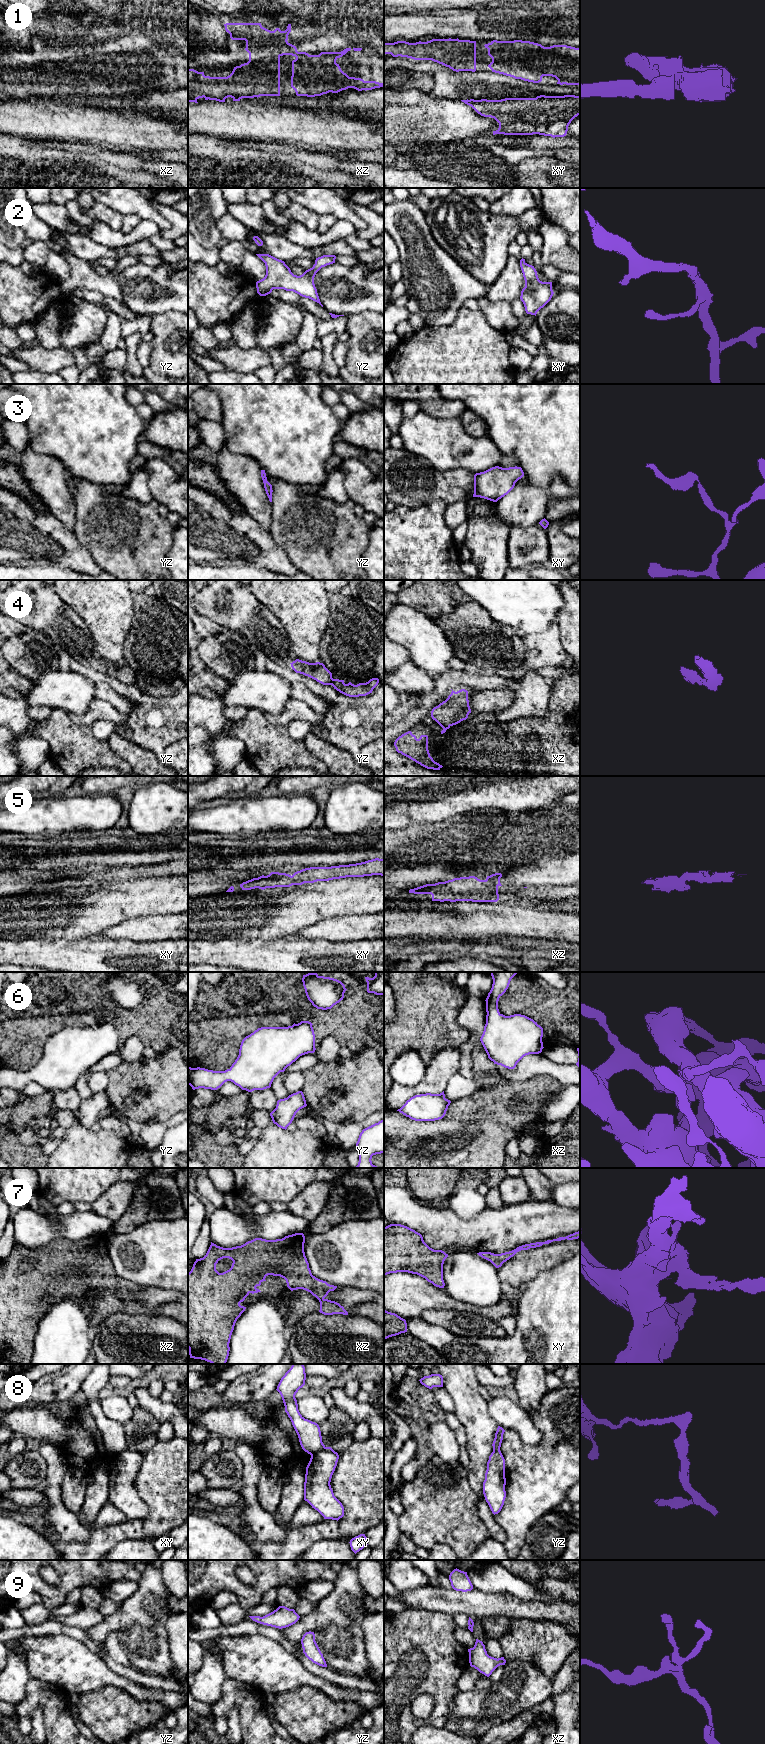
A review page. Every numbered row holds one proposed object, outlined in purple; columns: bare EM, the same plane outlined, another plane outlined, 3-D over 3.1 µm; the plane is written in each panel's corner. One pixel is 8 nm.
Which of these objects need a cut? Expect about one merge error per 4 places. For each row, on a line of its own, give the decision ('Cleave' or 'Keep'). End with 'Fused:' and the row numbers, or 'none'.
1: Keep
2: Keep
3: Keep
4: Cleave
5: Keep
6: Keep
7: Keep
8: Cleave
9: Keep
Fused: 4, 8

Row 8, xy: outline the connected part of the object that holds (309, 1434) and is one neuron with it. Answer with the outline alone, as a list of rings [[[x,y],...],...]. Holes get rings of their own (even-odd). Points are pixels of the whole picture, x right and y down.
[[[292,1364],[291,1368],[281,1378],[276,1390],[282,1397],[285,1412],[298,1435],[302,1449],[308,1454],[313,1455],[325,1448],[325,1445],[322,1442],[319,1425],[305,1419],[298,1410],[295,1395],[305,1385],[305,1380],[304,1365]]]

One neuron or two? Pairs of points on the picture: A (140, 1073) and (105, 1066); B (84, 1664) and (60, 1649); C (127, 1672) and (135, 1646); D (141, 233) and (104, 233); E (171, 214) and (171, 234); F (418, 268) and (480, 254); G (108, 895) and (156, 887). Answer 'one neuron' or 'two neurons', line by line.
A: two neurons
B: one neuron
C: two neurons
D: one neuron
E: one neuron
F: two neurons
G: one neuron

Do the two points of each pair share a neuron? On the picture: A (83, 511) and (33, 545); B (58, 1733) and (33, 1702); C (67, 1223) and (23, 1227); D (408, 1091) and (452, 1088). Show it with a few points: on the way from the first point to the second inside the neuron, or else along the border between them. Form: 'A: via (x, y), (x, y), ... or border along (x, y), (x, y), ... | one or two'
A: border along (73, 530), (77, 539), (87, 549) | two
B: via (58, 1723), (57, 1715), (43, 1701) | one
C: via (56, 1225), (34, 1227) | one
D: border along (458, 1072), (450, 1078), (443, 1090) | two

